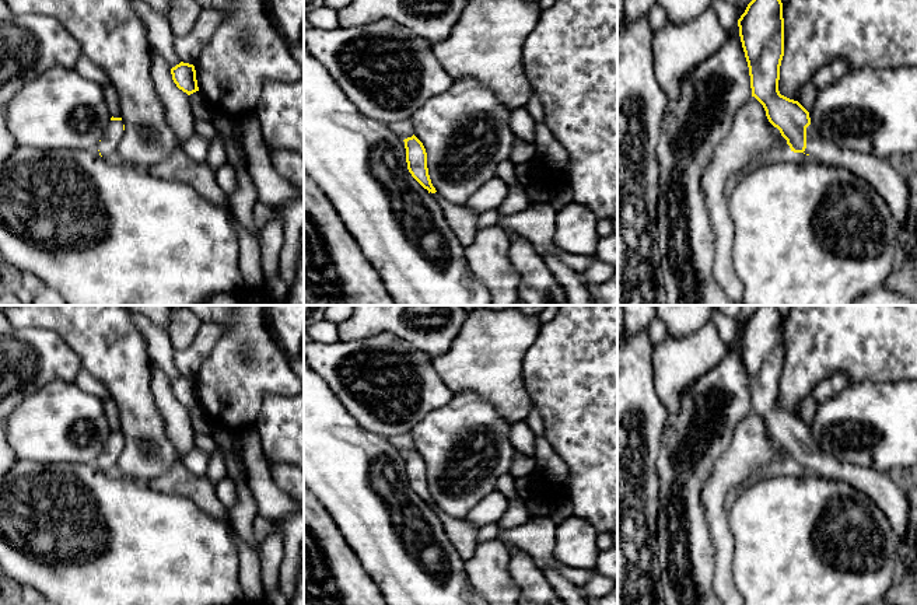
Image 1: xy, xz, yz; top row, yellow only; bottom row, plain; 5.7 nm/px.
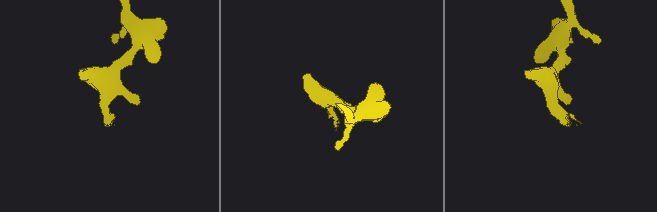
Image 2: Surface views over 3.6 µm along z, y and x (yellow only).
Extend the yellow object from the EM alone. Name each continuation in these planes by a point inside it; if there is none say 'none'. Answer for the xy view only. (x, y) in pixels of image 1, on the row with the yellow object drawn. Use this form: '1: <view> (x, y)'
1: xy (108, 146)

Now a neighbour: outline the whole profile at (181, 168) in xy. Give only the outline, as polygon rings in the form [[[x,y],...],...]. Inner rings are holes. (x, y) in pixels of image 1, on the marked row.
[[[183,150],[146,169],[153,176],[192,186],[204,200],[228,207],[227,195],[218,186],[214,171],[204,162],[196,162]]]

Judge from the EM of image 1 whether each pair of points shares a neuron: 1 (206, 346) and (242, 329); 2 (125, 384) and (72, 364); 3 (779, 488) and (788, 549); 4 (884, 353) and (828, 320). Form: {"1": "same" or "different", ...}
{"1": "different", "2": "different", "3": "same", "4": "same"}

